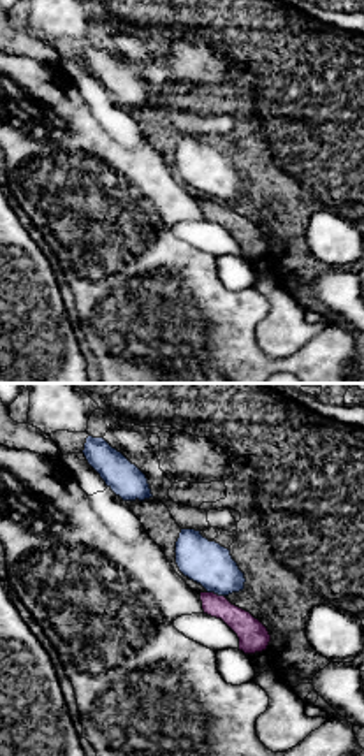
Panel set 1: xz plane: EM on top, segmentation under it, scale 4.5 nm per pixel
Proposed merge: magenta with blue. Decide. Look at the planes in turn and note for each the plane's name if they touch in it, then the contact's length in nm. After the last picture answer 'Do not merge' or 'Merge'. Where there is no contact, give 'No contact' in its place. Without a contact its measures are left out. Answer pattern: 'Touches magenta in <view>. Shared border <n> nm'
Touches magenta in xz. Shared border 80 nm

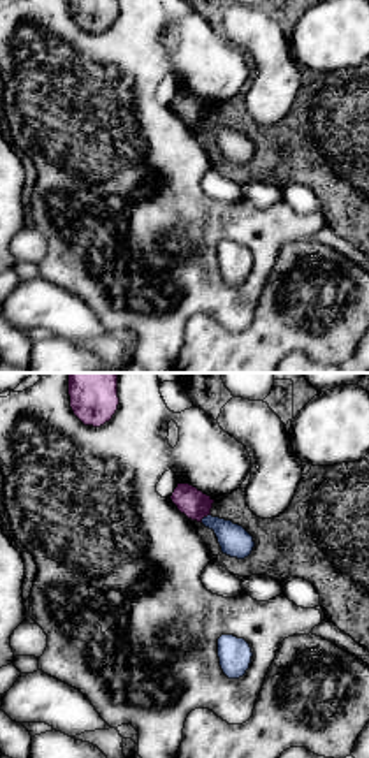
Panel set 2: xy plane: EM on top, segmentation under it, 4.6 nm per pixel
Touches magenta in xy. Shared border 60 nm

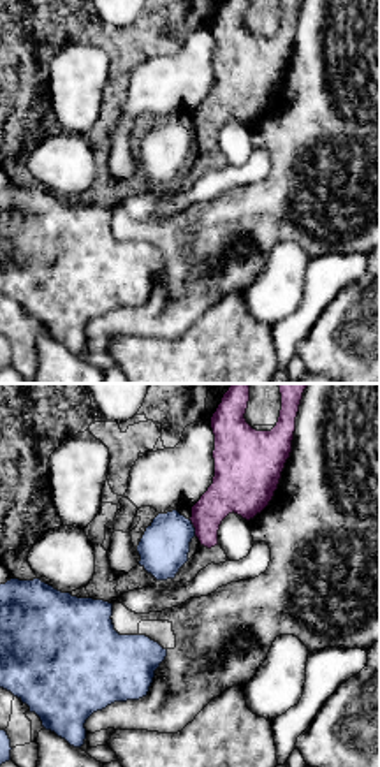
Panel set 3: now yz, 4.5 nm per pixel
Touches magenta in yz. Shared border 90 nm

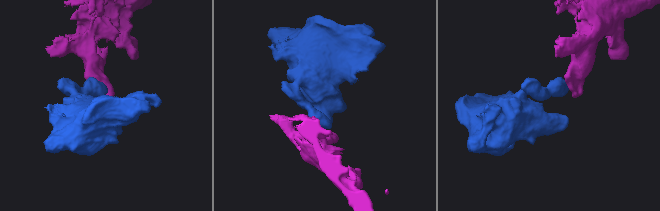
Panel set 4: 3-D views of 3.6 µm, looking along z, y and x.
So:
Do not merge

